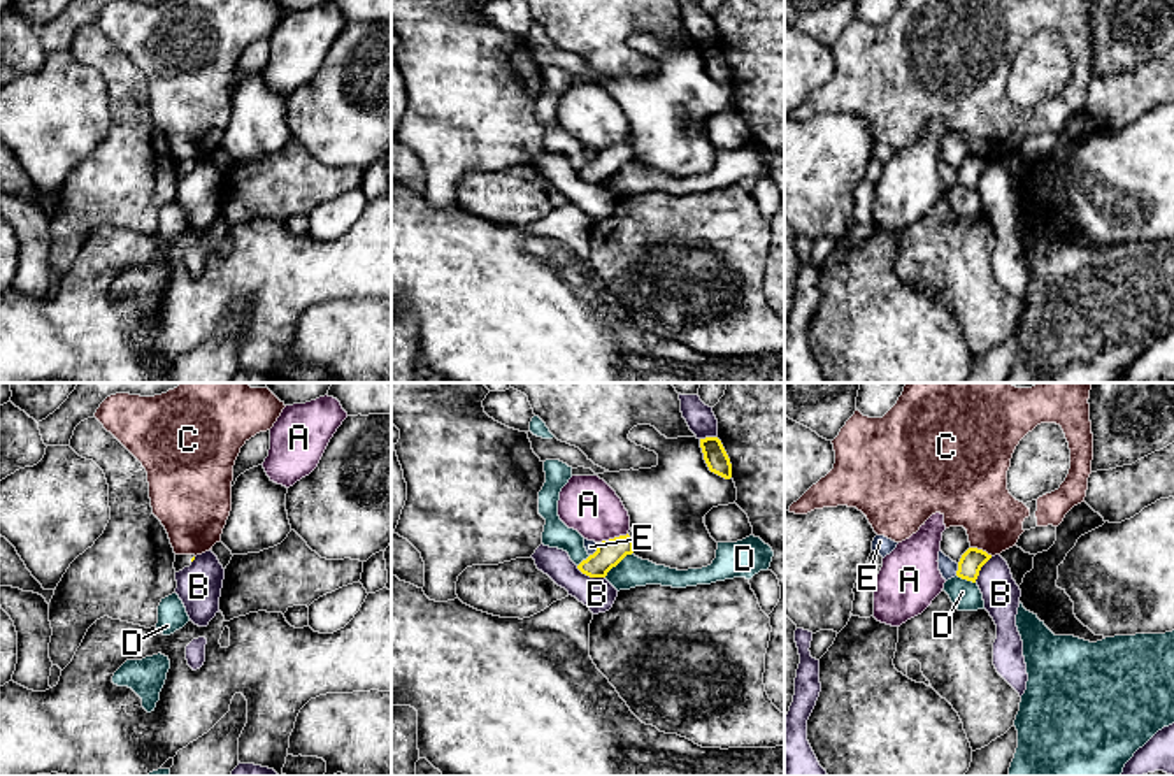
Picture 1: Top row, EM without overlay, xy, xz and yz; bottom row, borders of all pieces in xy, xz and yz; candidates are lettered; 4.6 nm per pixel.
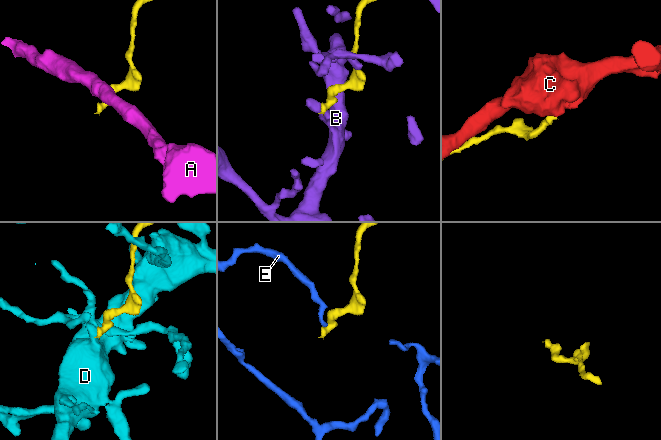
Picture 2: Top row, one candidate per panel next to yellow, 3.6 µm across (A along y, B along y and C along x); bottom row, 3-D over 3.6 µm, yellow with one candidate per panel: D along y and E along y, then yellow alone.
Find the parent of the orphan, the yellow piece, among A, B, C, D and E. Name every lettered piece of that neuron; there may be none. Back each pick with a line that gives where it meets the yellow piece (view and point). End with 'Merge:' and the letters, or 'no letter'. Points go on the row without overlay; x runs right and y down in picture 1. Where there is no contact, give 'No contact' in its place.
Merge: no letter

